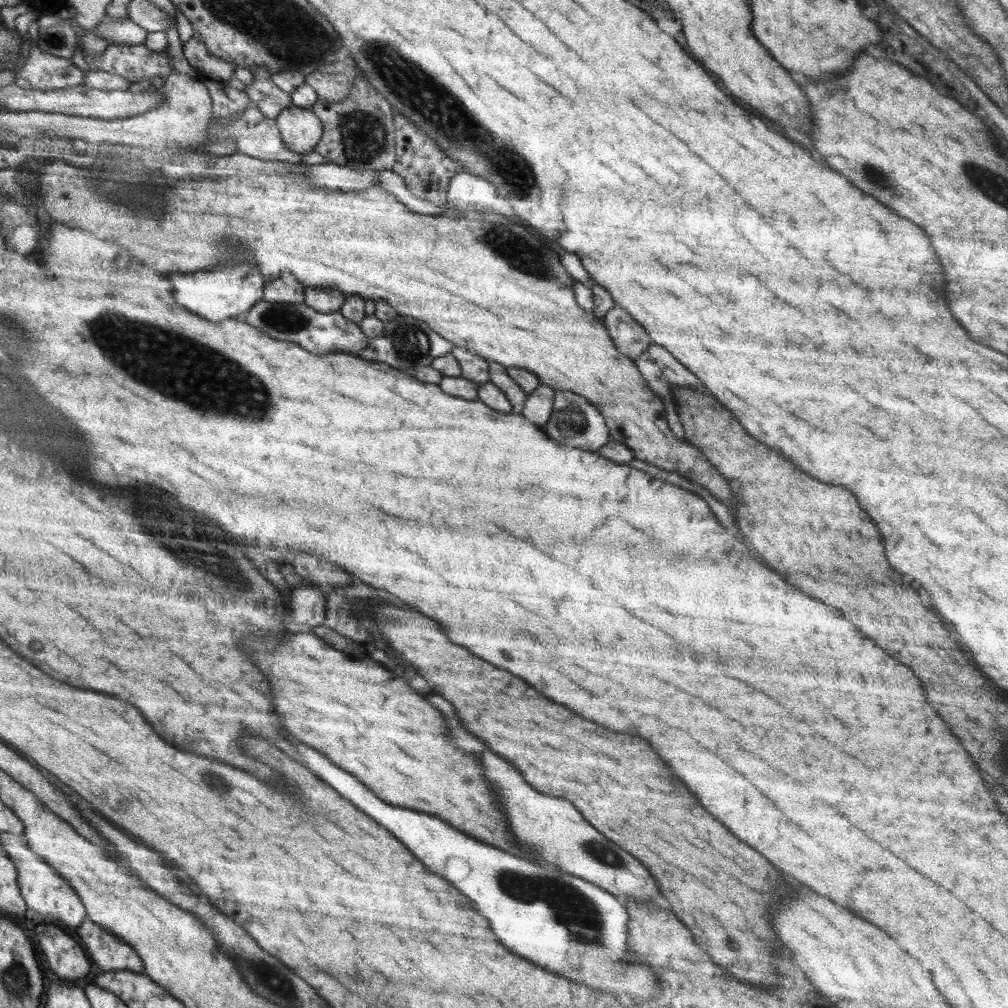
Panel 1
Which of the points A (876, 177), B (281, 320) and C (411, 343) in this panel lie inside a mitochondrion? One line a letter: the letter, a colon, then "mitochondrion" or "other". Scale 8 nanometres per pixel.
A: mitochondrion
B: mitochondrion
C: mitochondrion

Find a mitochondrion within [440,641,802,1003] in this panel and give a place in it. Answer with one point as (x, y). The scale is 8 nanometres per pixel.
(582, 918)

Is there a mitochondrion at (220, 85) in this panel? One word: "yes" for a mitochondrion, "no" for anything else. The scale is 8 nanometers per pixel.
no

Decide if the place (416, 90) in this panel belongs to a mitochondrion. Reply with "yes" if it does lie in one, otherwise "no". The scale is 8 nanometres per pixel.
yes

